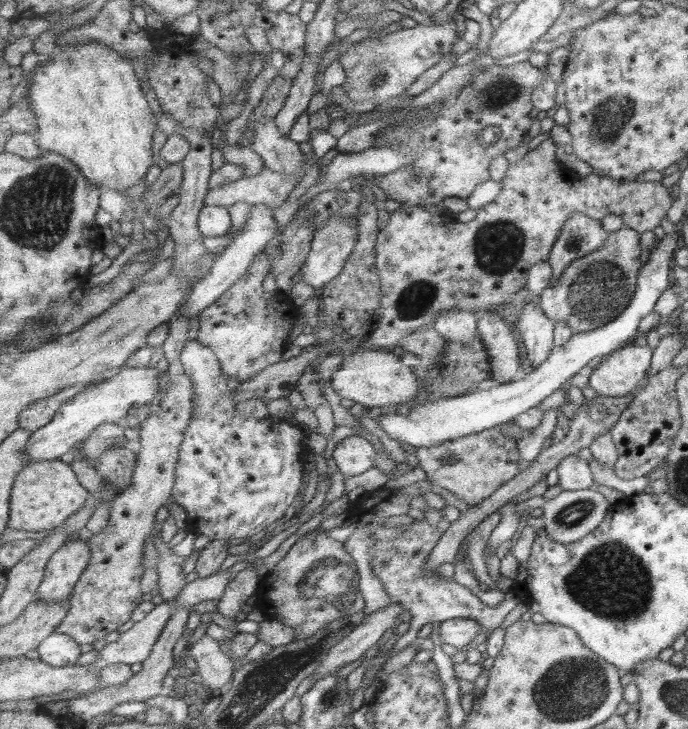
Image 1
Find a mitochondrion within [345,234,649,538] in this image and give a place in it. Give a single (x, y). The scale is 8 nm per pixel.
(597, 290)

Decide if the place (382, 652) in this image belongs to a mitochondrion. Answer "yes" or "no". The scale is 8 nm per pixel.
no

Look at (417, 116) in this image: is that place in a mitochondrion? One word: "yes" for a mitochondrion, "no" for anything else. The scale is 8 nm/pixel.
yes

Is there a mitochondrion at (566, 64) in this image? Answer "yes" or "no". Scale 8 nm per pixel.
no

